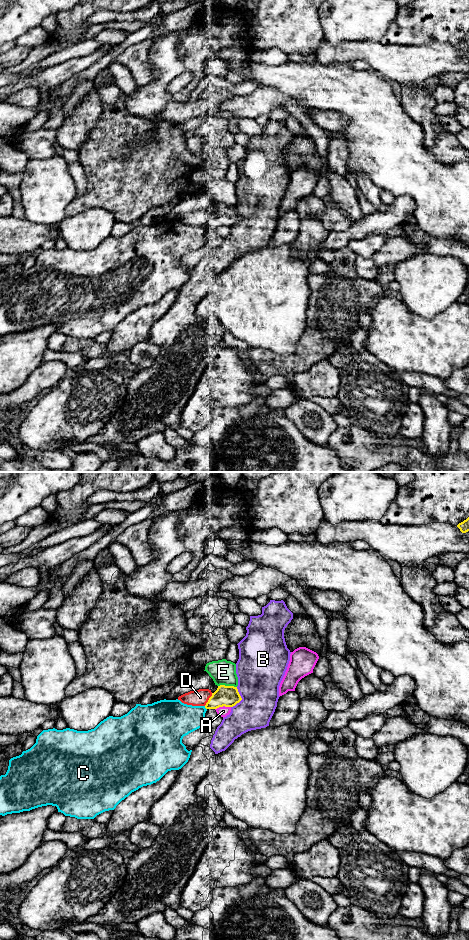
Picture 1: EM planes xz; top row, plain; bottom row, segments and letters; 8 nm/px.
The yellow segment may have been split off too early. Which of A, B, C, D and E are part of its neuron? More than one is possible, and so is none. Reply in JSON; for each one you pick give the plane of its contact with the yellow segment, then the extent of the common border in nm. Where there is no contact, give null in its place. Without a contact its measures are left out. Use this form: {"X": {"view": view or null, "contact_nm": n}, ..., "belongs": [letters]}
{"D": {"view": "xz", "contact_nm": 120}, "belongs": ["D"]}

